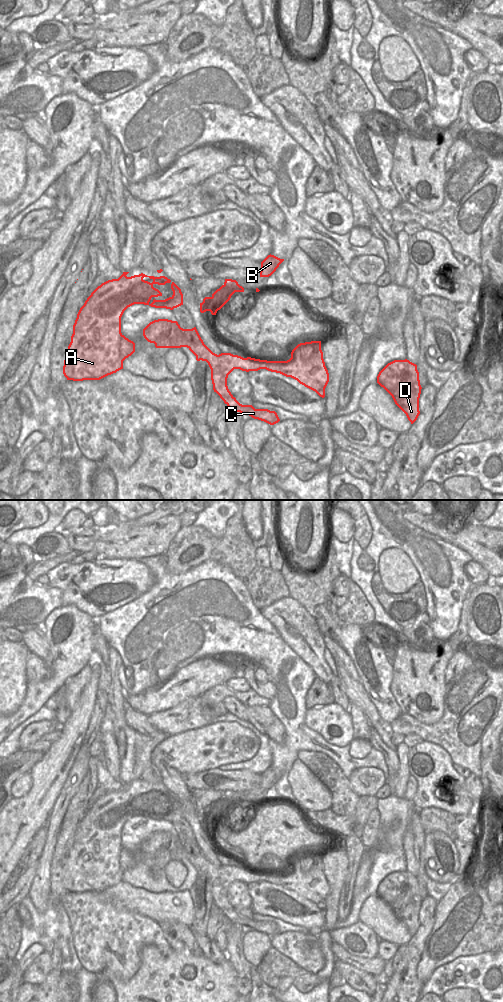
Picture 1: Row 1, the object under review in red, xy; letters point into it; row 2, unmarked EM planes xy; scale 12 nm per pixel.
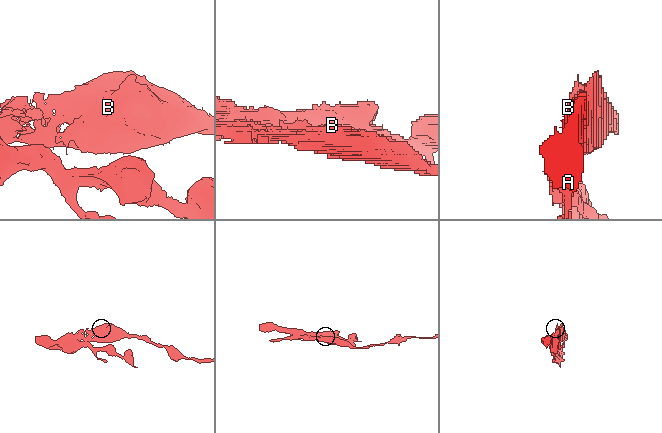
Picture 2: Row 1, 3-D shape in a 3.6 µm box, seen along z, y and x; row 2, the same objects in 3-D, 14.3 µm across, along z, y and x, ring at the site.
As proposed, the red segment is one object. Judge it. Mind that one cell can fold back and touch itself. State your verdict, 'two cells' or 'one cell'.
one cell

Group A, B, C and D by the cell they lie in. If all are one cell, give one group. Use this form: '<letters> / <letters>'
A B C D

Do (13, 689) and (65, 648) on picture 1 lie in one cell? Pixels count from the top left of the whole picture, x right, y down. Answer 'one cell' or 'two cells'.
two cells

